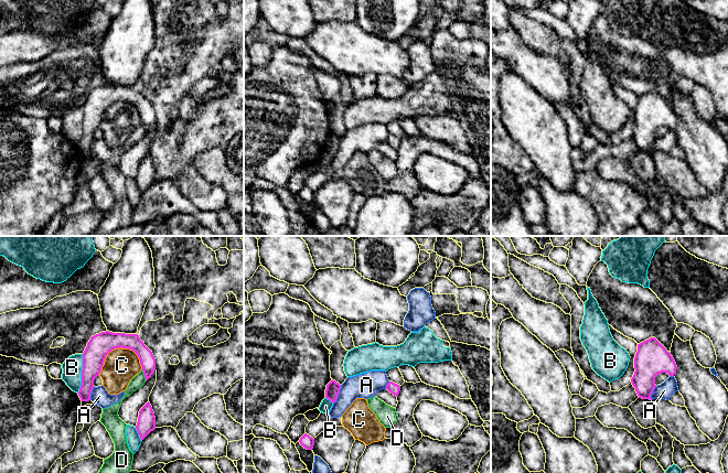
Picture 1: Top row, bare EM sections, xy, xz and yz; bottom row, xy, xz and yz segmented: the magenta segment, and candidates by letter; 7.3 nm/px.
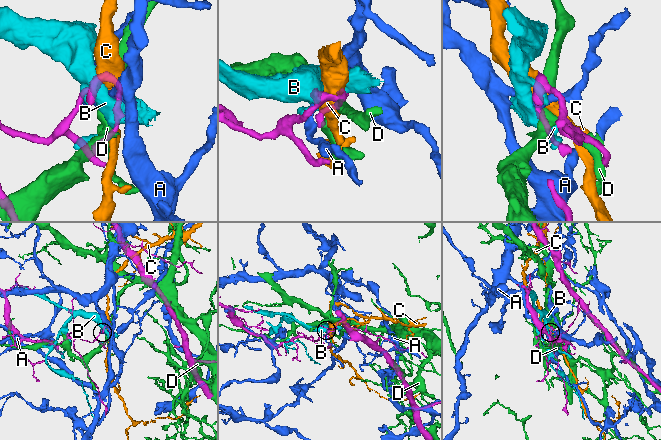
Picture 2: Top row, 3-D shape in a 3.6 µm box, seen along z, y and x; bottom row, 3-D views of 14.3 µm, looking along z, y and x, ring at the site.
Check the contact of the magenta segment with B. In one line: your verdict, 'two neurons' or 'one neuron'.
two neurons

